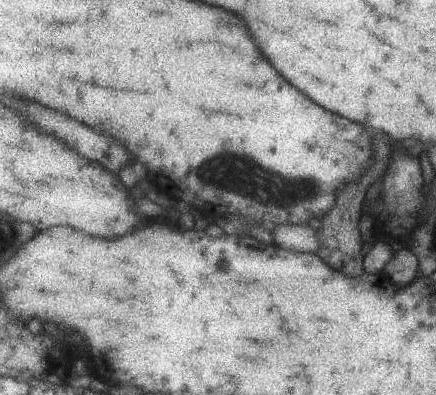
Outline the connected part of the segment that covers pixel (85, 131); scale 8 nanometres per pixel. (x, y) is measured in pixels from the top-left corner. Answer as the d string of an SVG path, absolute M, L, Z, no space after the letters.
M21 102L19 104L21 114L25 116L25 120L31 120L33 124L39 124L39 128L43 128L43 132L51 132L51 136L59 136L59 140L67 140L67 144L71 144L71 148L75 148L75 152L79 152L81 156L87 156L87 160L95 160L99 164L103 164L109 172L121 172L127 164L129 164L129 156L131 152L127 150L127 144L111 138L95 128L91 128L85 122L79 122L63 112L55 112L43 104L35 104L35 102Z

